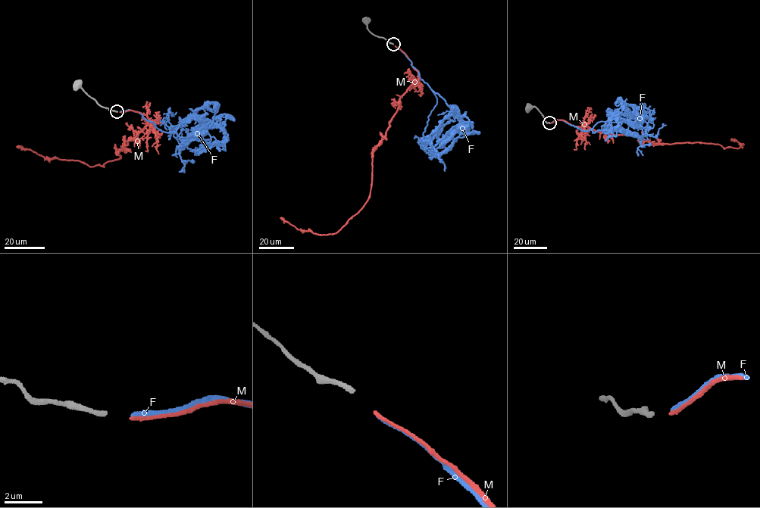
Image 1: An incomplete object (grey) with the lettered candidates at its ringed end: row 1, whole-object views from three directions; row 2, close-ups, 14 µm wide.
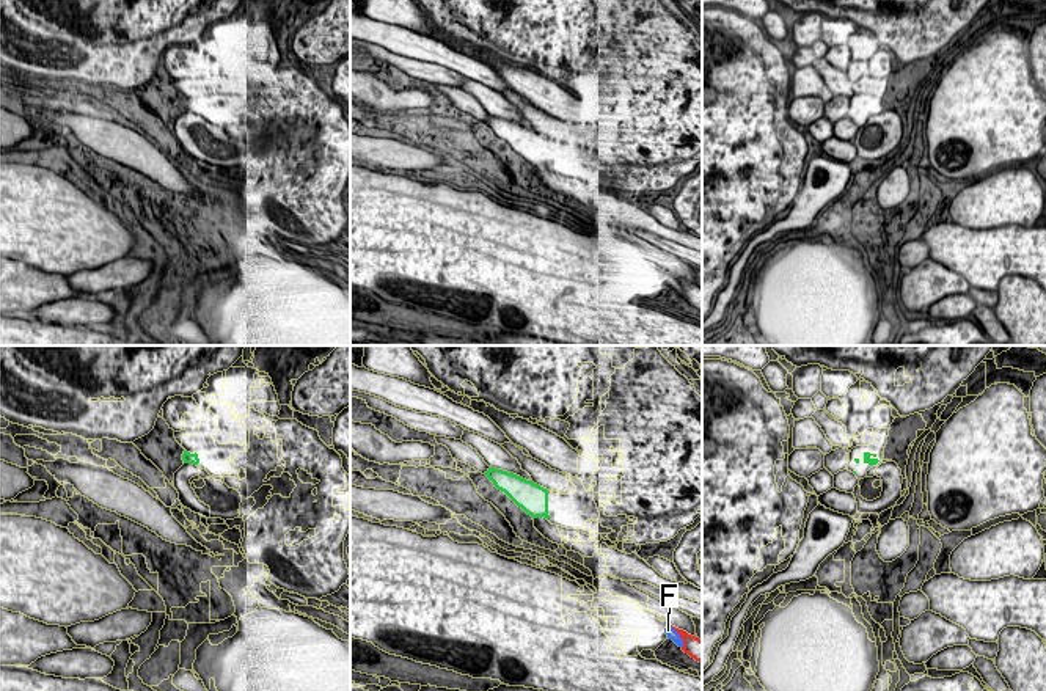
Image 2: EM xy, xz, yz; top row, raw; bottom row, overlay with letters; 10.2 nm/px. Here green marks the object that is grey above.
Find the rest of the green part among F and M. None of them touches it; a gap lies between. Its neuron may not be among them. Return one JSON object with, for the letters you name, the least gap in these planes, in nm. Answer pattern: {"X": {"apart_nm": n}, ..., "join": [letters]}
{"M": {"apart_nm": 1650}, "join": ["M"]}

